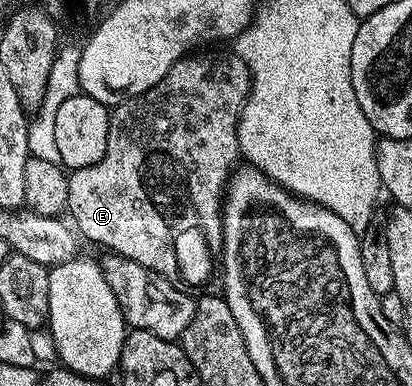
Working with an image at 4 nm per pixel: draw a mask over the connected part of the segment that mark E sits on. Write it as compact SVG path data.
M191 53L178 59L169 69L169 73L165 73L165 77L161 77L161 81L157 81L157 85L153 85L153 89L132 99L127 99L124 103L118 103L111 111L107 148L101 161L89 165L85 169L71 171L67 176L69 185L67 211L69 216L71 215L70 222L73 224L74 230L86 242L88 239L91 243L100 243L101 246L107 247L103 249L108 252L137 261L137 265L145 265L145 269L163 275L176 285L182 284L187 289L201 286L210 277L211 270L214 267L216 270L217 256L223 250L223 197L227 189L227 181L231 178L231 172L235 170L241 159L237 141L237 125L239 124L239 112L243 110L243 103L251 91L251 71L247 67L247 63L241 61L239 55L234 53L228 53L228 55L199 54L203 53Z

